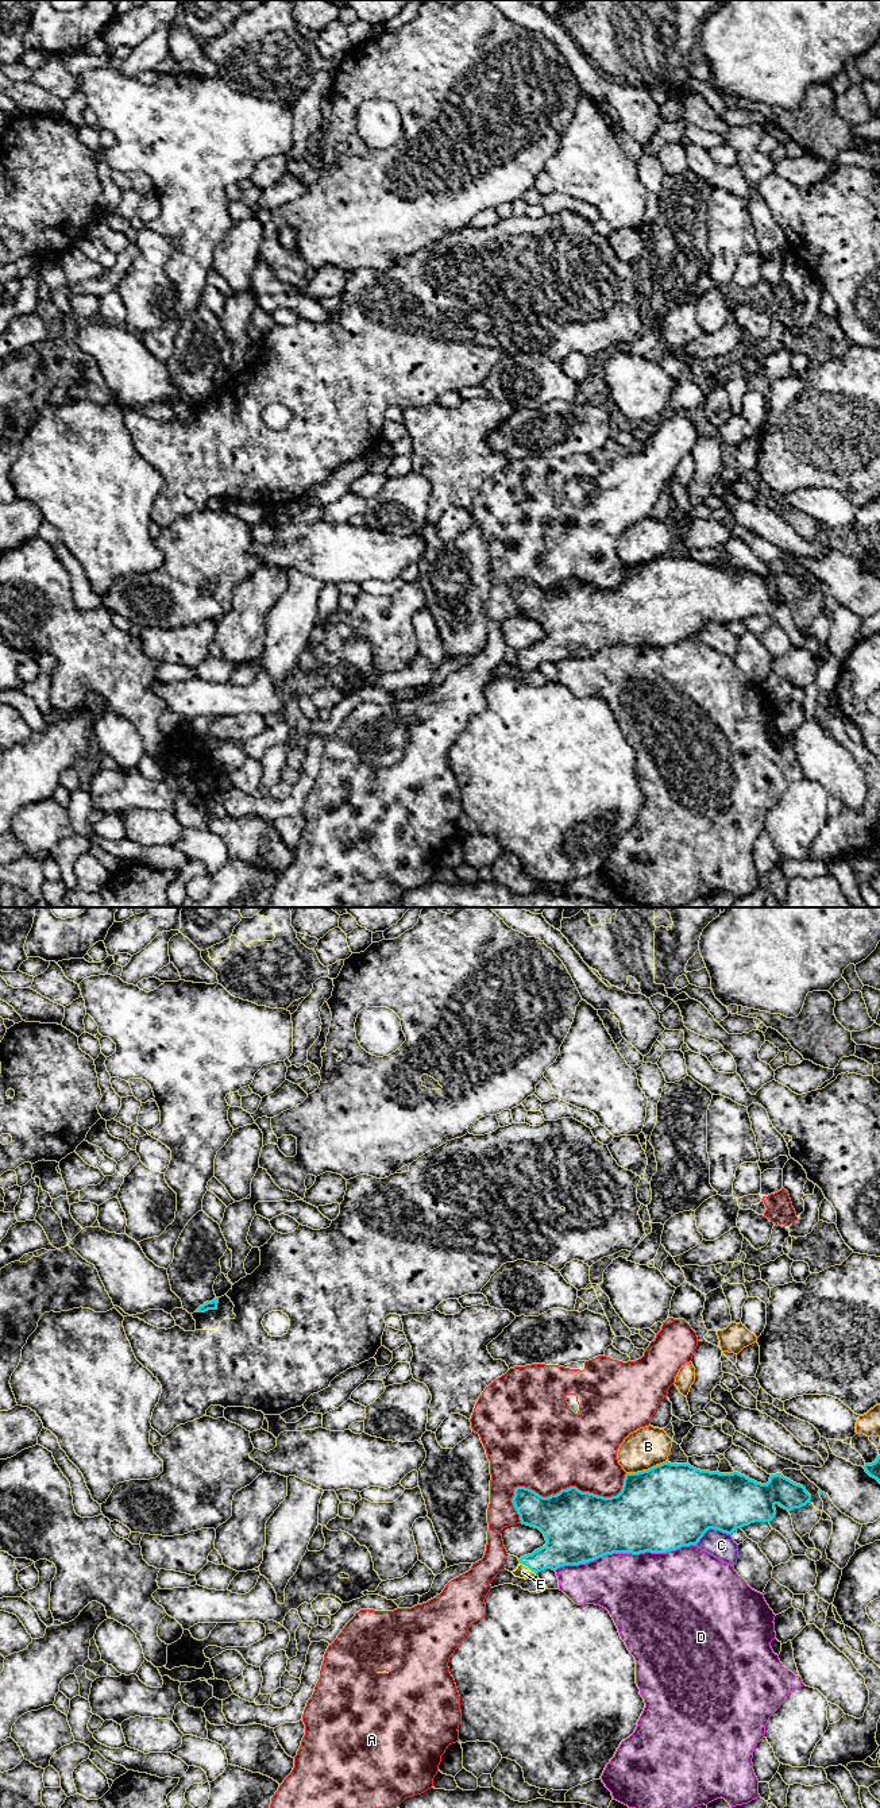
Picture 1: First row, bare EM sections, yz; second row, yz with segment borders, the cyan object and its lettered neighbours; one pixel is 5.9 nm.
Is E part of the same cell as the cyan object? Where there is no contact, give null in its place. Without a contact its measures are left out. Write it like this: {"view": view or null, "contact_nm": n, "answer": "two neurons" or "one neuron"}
{"view": "yz", "contact_nm": 120, "answer": "one neuron"}

